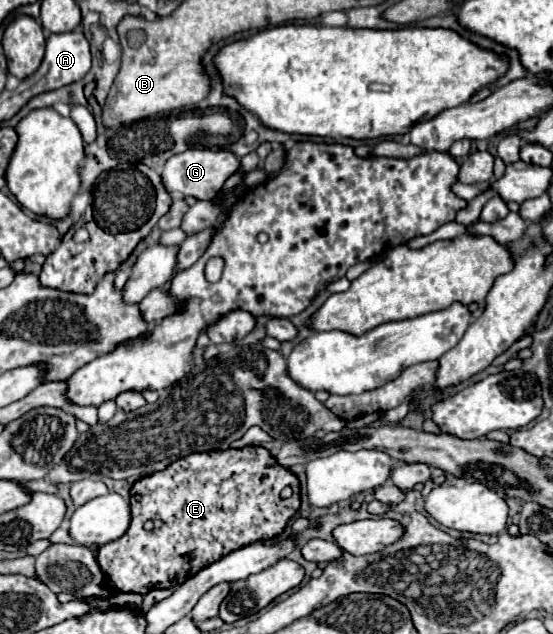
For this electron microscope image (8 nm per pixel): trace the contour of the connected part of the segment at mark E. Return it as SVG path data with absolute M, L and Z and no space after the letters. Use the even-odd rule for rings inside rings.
M265 447L191 453L189 457L171 463L165 471L143 477L133 485L131 527L125 537L103 545L97 553L97 561L109 577L109 585L113 583L117 591L133 591L145 595L151 589L181 585L235 549L279 537L285 531L289 519L293 519L297 513L299 505L299 479L289 469L281 467ZM287 485L293 487L295 493L293 497L283 499L281 491Z

